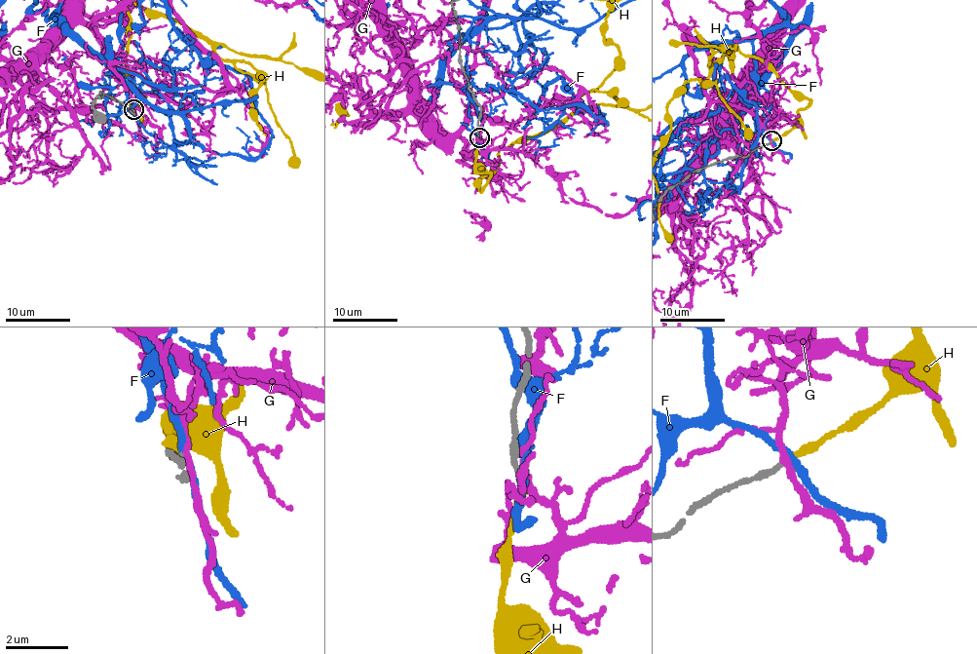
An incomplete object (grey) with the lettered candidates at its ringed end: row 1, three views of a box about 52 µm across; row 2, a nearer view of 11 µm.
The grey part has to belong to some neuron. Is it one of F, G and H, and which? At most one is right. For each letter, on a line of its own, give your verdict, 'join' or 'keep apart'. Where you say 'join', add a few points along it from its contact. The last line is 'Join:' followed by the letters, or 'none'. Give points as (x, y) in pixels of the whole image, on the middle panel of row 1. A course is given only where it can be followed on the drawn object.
F: keep apart
G: keep apart
H: join
Join: H

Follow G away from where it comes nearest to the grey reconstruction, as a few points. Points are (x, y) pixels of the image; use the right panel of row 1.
G: (771, 142), (770, 130), (777, 119), (772, 107), (738, 92), (710, 135), (681, 168), (681, 176)

